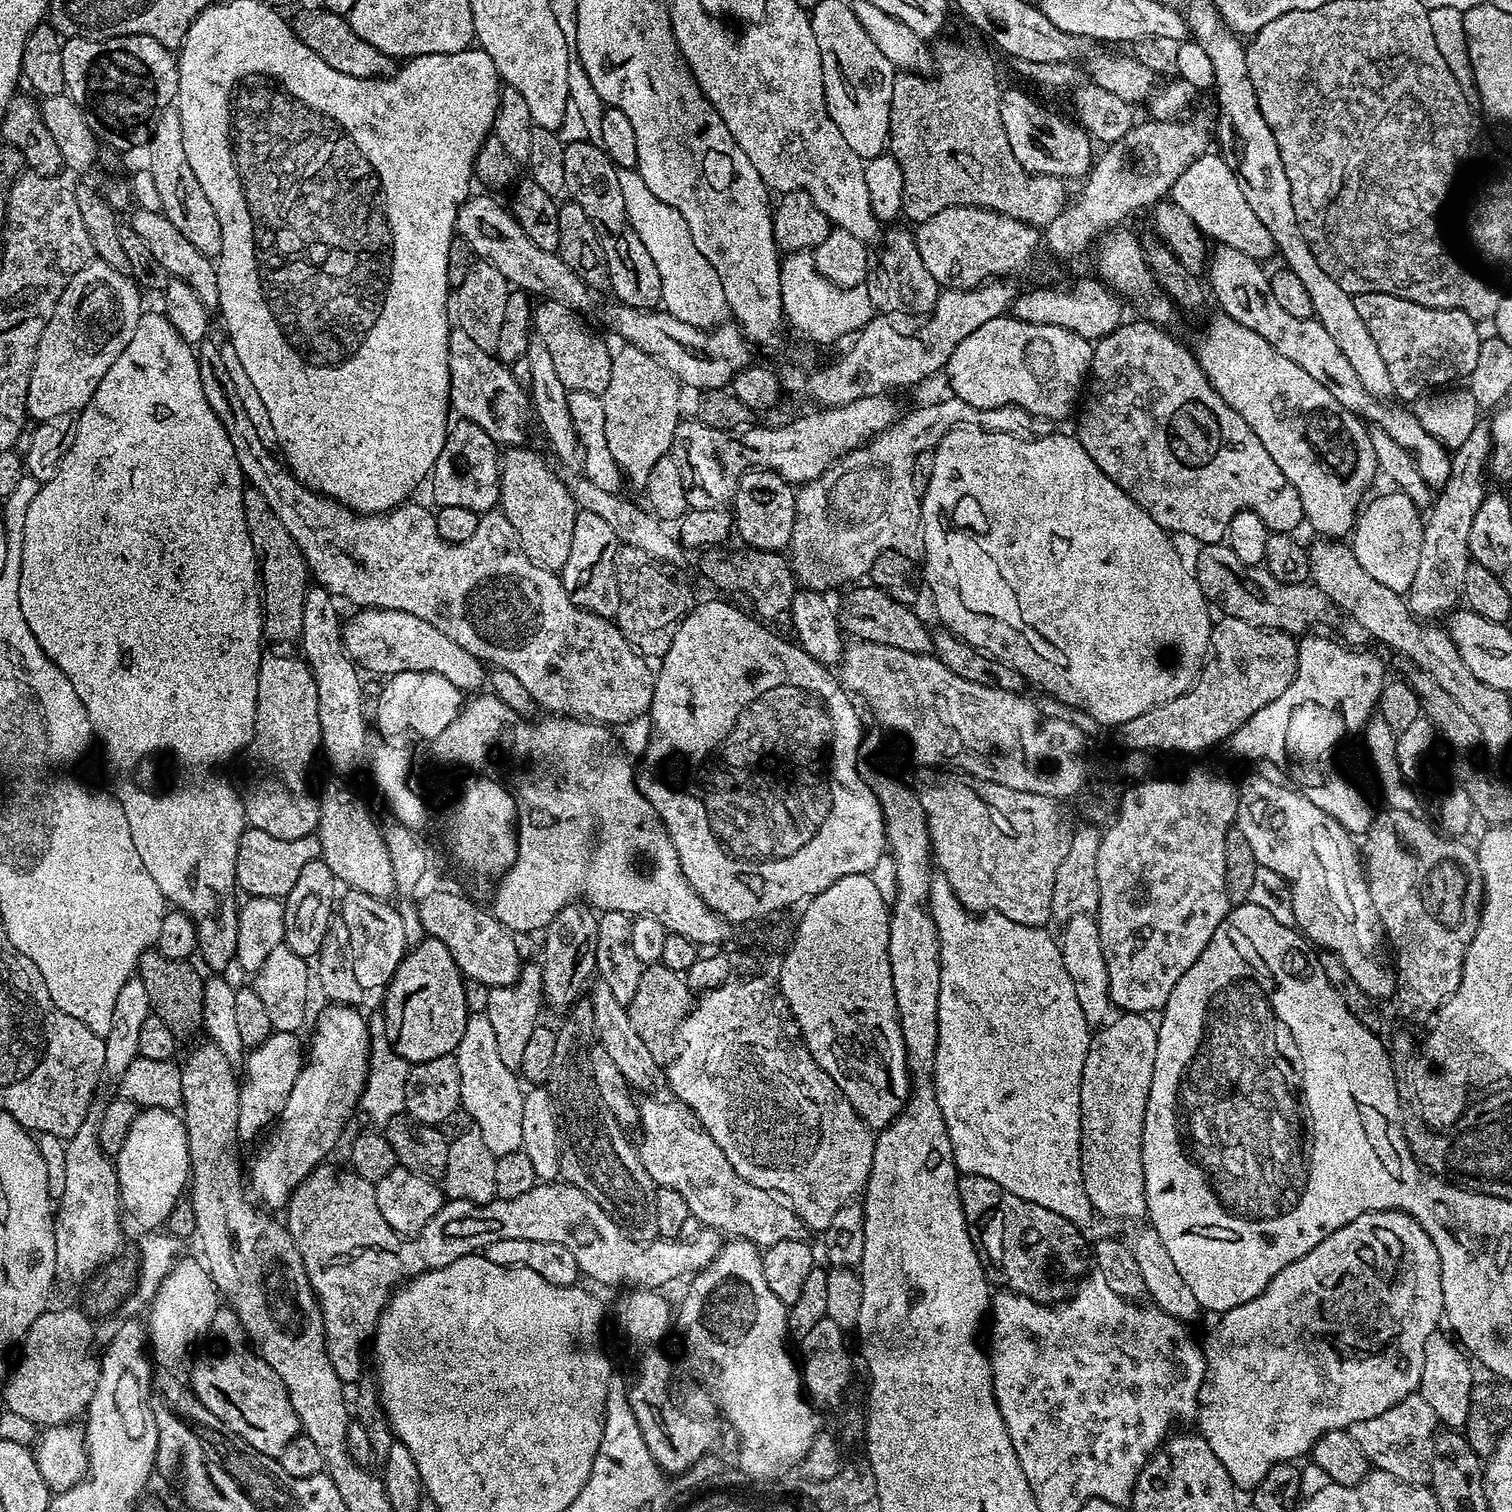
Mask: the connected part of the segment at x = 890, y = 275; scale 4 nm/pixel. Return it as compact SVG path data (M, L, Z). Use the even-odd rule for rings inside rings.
M892 228L883 233L884 249L880 252L880 268L884 271L884 276L888 280L867 281L866 287L870 294L870 302L877 313L889 316L890 314L906 314L924 318L931 313L932 308L938 302L941 294L941 286L922 266L922 256L916 249L916 237L911 231L904 228Z

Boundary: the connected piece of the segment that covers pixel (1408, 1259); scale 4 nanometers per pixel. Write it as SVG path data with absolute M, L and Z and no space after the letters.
M1371 1212L1354 1218L1346 1226L1342 1226L1334 1234L1330 1234L1314 1250L1310 1250L1302 1258L1290 1262L1258 1294L1258 1298L1250 1298L1250 1302L1242 1302L1242 1306L1234 1306L1234 1310L1223 1313L1212 1332L1204 1349L1204 1381L1200 1387L1198 1405L1199 1435L1218 1454L1218 1462L1226 1466L1226 1474L1230 1474L1237 1489L1253 1490L1262 1482L1267 1471L1275 1464L1296 1462L1299 1456L1307 1457L1315 1446L1316 1440L1327 1432L1339 1432L1351 1429L1352 1425L1366 1418L1374 1418L1374 1414L1382 1414L1382 1410L1390 1410L1402 1398L1413 1395L1419 1389L1422 1378L1422 1358L1426 1338L1441 1327L1444 1316L1442 1302L1442 1266L1438 1258L1438 1250L1426 1234L1423 1226L1404 1212Z

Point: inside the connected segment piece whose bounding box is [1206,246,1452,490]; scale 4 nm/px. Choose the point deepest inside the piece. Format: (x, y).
(1244, 291)

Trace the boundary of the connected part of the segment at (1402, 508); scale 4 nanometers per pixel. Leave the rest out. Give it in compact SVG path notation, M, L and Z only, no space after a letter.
M1391 491L1377 500L1367 501L1351 533L1350 547L1362 565L1362 570L1366 570L1370 578L1382 582L1382 586L1390 586L1390 590L1404 594L1408 592L1418 572L1424 525L1422 512L1414 502L1404 492Z

